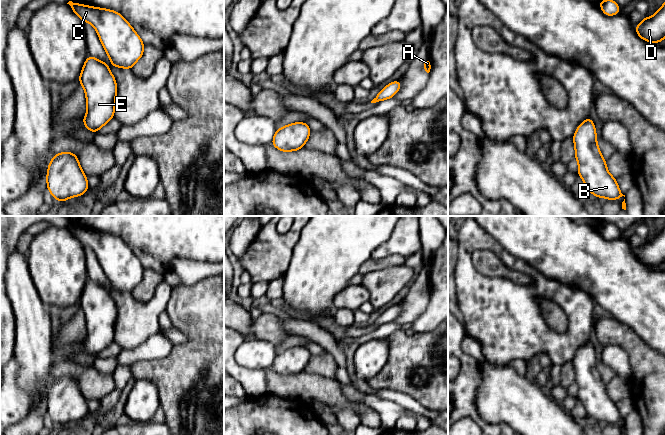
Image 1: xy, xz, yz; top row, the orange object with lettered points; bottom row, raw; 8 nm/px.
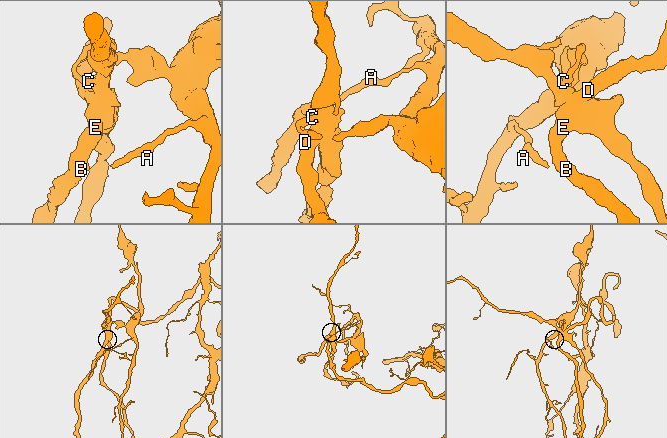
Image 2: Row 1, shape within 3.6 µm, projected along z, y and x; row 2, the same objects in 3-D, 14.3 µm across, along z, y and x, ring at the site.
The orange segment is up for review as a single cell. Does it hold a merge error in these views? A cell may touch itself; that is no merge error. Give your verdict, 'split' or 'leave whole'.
leave whole

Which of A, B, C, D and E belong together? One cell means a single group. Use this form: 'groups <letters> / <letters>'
groups A B C D E

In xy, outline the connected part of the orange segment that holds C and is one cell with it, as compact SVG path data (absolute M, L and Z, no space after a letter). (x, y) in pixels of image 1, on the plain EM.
M72 225L67 228L83 246L89 246L94 250L115 291L131 294L133 289L143 280L145 269L120 237Z

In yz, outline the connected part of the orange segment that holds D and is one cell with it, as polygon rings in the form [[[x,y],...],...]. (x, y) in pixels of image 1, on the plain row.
[[[665,226],[652,241],[645,241],[635,255],[641,263],[650,267],[660,267],[665,263]]]

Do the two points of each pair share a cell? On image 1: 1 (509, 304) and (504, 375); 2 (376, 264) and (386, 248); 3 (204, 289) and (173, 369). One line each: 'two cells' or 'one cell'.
1: two cells
2: two cells
3: one cell

